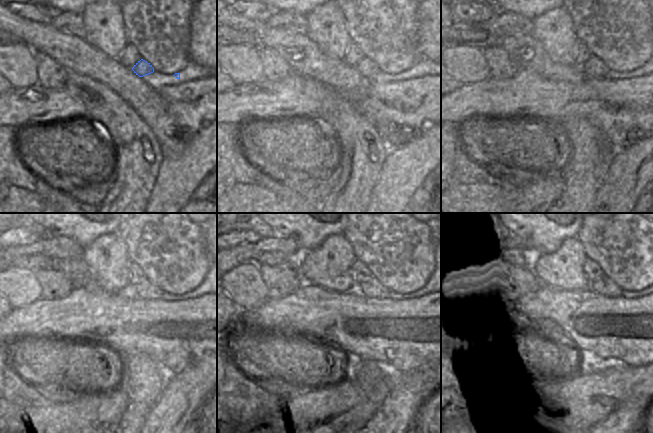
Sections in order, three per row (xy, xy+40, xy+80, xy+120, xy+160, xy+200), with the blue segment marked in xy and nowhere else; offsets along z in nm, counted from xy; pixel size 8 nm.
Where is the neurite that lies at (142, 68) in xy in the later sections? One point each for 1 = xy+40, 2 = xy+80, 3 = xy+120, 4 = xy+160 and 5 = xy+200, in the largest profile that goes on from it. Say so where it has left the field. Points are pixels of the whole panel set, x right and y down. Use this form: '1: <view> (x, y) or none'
1: xy+40 (367, 68)
2: xy+80 (594, 67)
3: xy+120 (145, 290)
4: xy+160 (373, 289)
5: xy+200 (602, 285)

